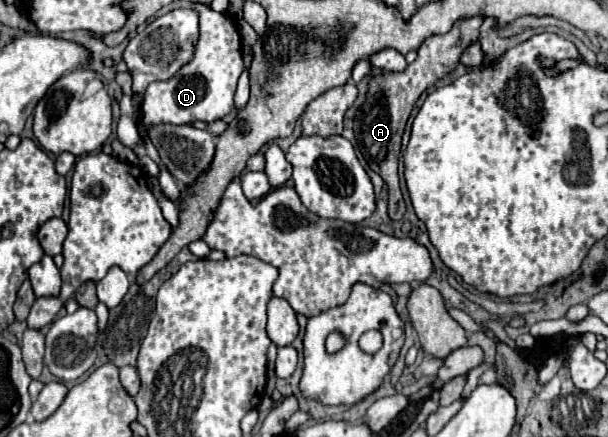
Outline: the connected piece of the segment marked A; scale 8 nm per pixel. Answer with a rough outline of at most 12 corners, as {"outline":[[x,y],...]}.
{"outline":[[483,16],[429,36],[403,72],[369,78],[357,148],[401,220],[397,162],[415,102],[457,66]]}

